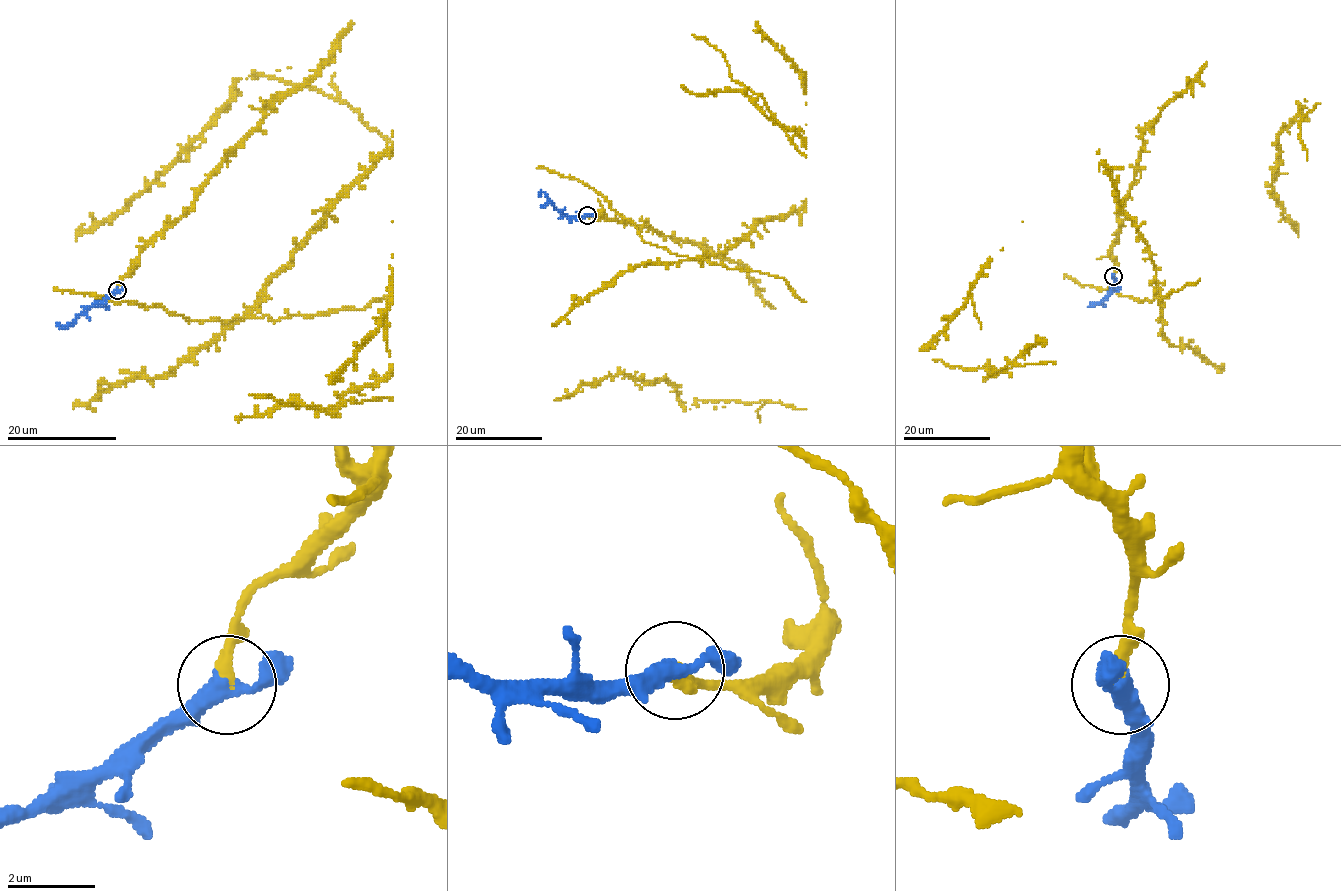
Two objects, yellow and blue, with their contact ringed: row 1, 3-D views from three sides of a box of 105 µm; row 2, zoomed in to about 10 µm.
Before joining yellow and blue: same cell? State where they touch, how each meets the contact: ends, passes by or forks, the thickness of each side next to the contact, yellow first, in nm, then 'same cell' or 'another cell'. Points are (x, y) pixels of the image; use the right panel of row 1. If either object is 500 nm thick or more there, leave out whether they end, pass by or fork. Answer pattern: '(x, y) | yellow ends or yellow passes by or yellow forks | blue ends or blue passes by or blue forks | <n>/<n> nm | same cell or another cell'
(1113, 276) | yellow ends | blue passes by | 300/360 nm | same cell

